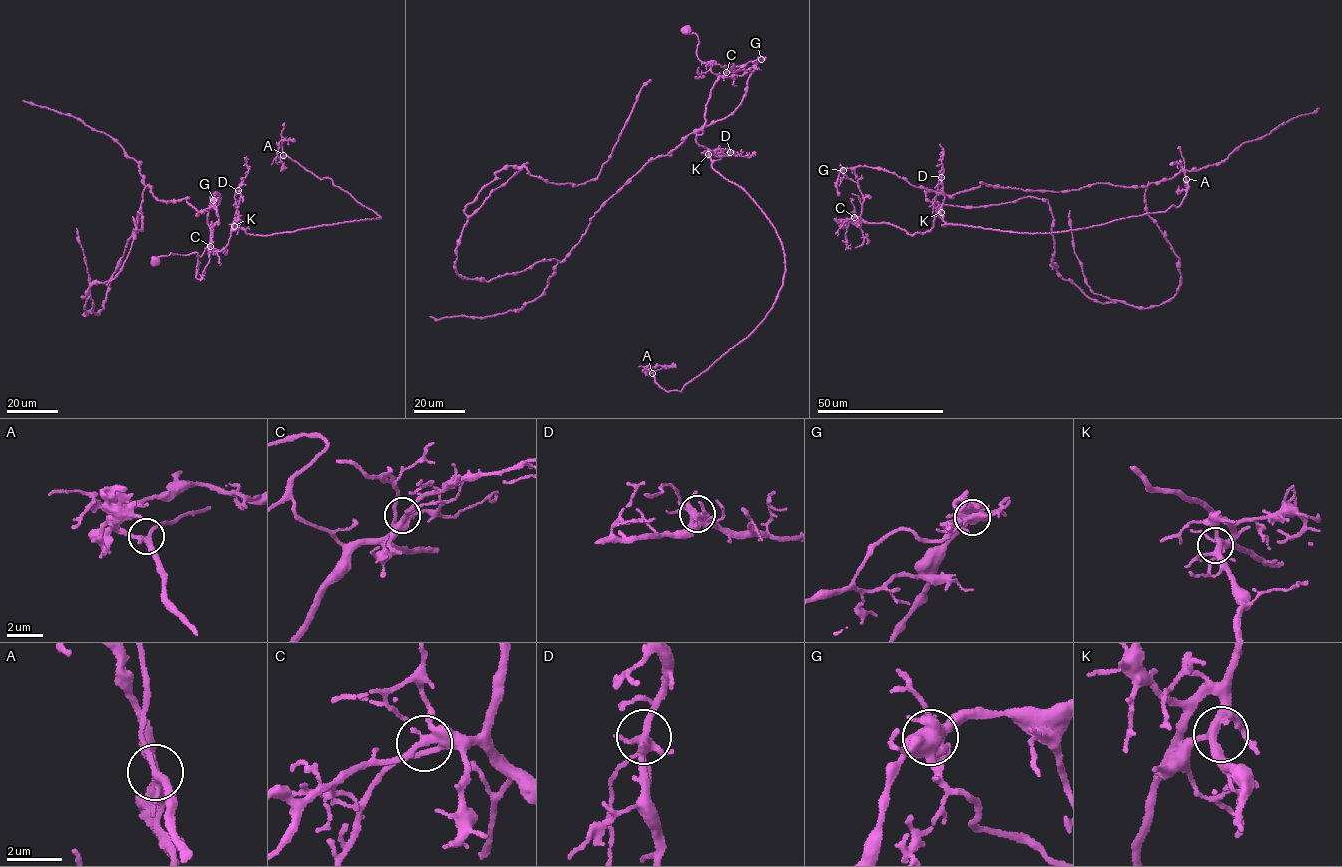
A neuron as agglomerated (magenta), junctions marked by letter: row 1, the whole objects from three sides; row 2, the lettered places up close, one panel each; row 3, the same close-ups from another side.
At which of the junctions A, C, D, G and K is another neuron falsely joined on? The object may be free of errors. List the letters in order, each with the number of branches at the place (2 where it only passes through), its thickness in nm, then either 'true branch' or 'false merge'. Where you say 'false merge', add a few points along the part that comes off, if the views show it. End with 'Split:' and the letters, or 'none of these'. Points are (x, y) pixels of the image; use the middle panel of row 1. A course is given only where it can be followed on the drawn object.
A: 4 branches meet; 240 nm thick; true branch
C: 4 branches meet; 320 nm thick; true branch
D: 7 branches meet; 320 nm thick; true branch
G: 7 branches meet; 600 nm thick; false merge; foreign part runs (761, 59), (719, 77), (696, 141), (774, 228), (783, 285), (747, 336), (665, 391), (647, 369), (675, 364)
K: 5 branches meet; 300 nm thick; true branch
Split: G

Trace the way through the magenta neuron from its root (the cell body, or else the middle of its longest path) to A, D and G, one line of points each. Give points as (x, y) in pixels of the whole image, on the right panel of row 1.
A: (841, 223), (888, 223), (913, 235), (929, 231), (939, 212), (944, 226), (1066, 231), (1178, 207), (1186, 179)
D: (841, 223), (849, 219), (859, 227), (862, 221), (888, 223), (911, 234), (929, 231), (944, 199), (941, 177)
G: (841, 223), (849, 219), (858, 221), (850, 222), (859, 227), (863, 200), (858, 184), (847, 178), (842, 170)

